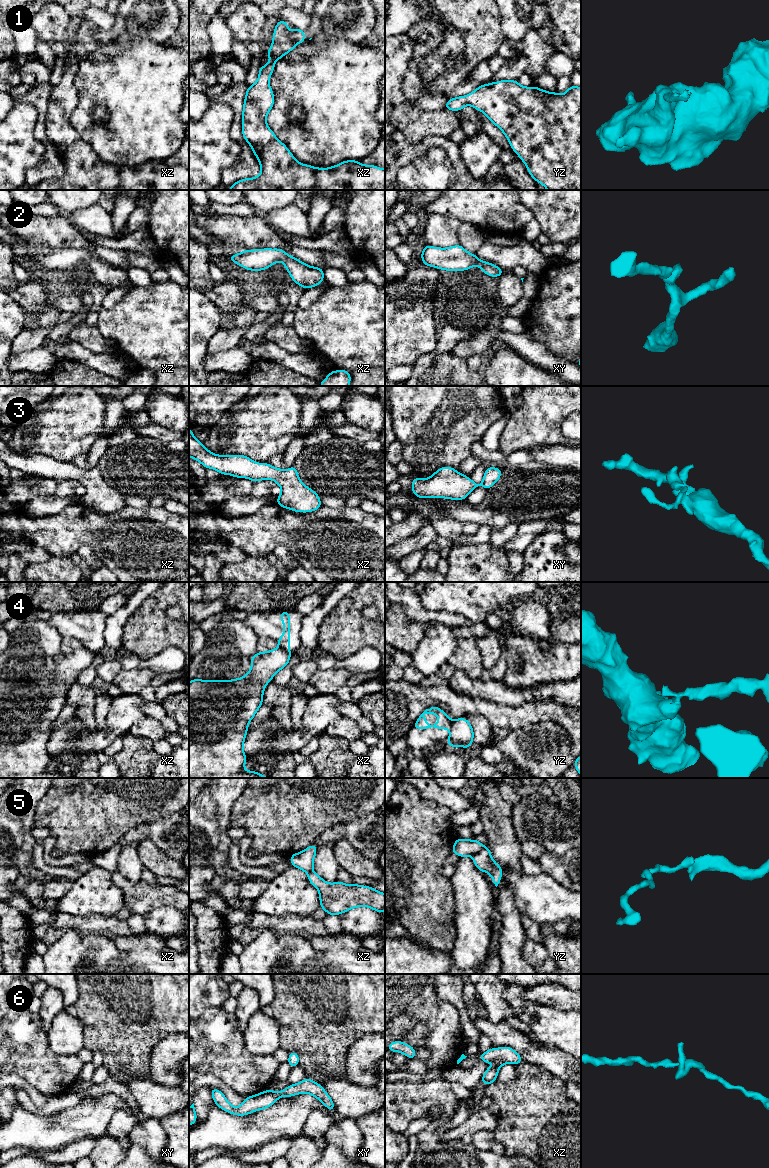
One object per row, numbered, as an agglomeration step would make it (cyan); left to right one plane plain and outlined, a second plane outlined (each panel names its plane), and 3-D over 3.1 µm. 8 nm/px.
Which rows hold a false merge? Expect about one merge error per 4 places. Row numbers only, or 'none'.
4, 5

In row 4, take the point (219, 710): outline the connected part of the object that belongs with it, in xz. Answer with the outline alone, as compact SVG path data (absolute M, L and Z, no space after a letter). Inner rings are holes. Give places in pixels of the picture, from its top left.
M279 647L266 652L257 652L251 657L251 669L241 678L233 680L200 680L189 682L189 778L269 778L257 771L245 771L247 756L243 744L248 724L263 704L266 685L275 674L286 667L292 653Z

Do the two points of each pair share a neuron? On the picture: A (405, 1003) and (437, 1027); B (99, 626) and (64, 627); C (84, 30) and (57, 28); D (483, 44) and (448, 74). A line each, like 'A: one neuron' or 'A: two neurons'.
A: one neuron
B: one neuron
C: two neurons
D: one neuron

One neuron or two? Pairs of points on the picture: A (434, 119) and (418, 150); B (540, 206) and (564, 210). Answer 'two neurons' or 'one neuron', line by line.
A: two neurons
B: one neuron

